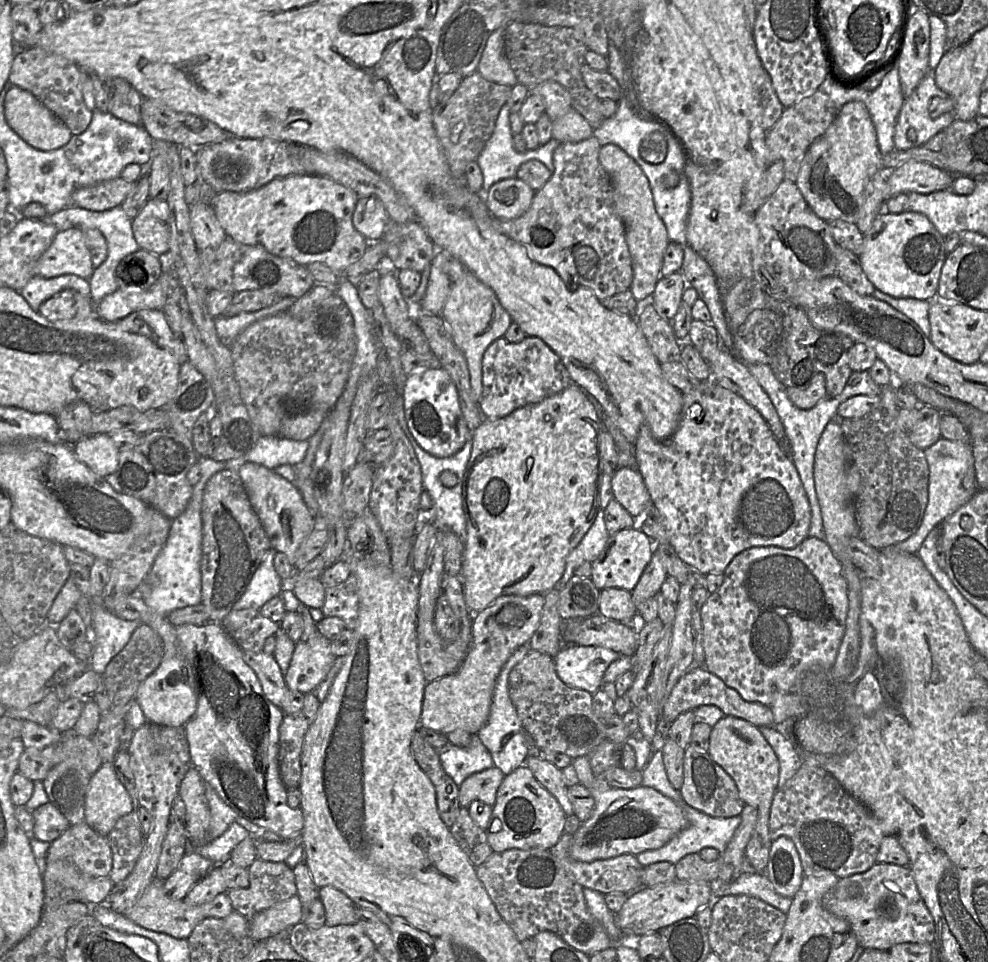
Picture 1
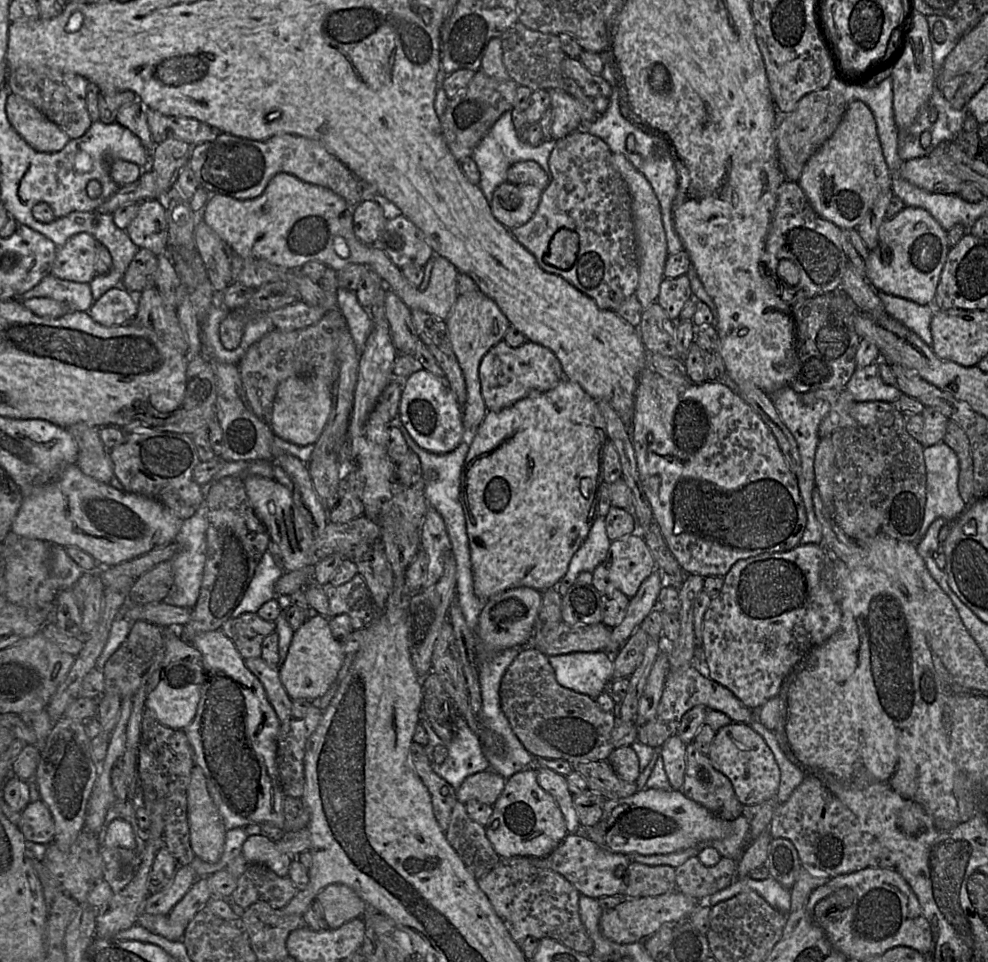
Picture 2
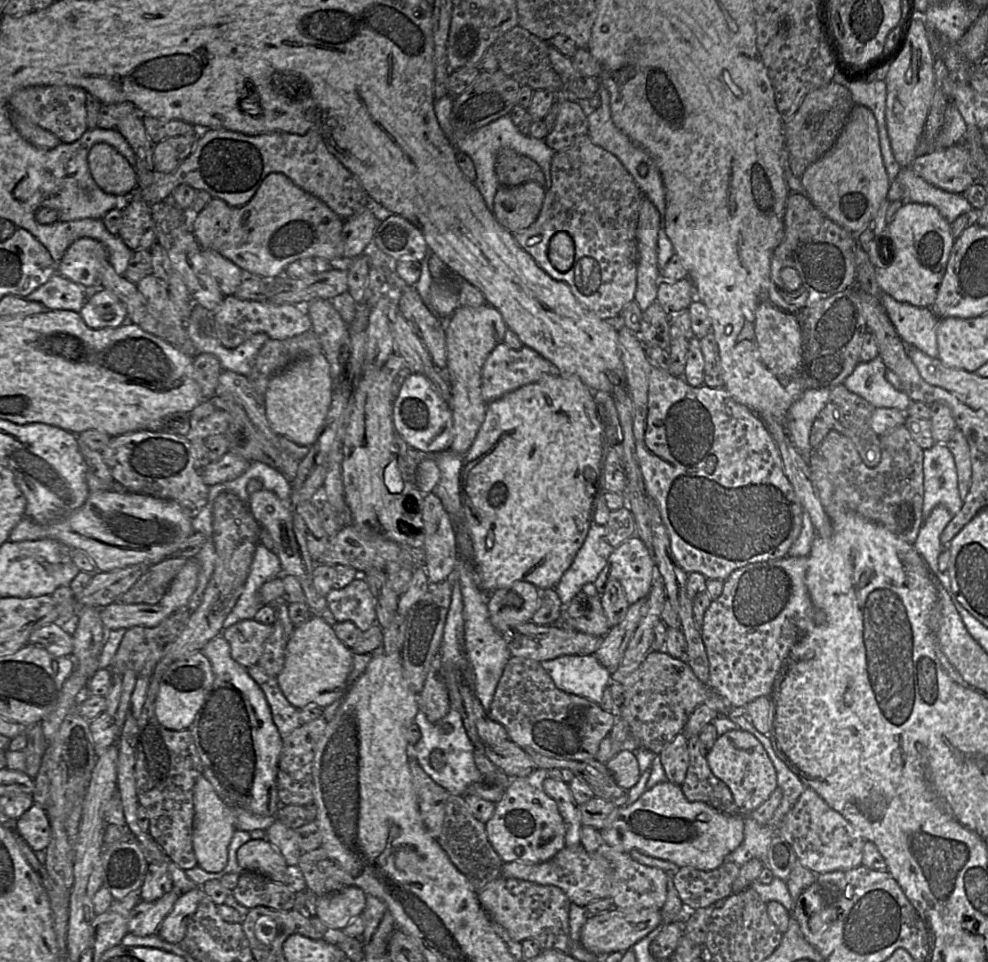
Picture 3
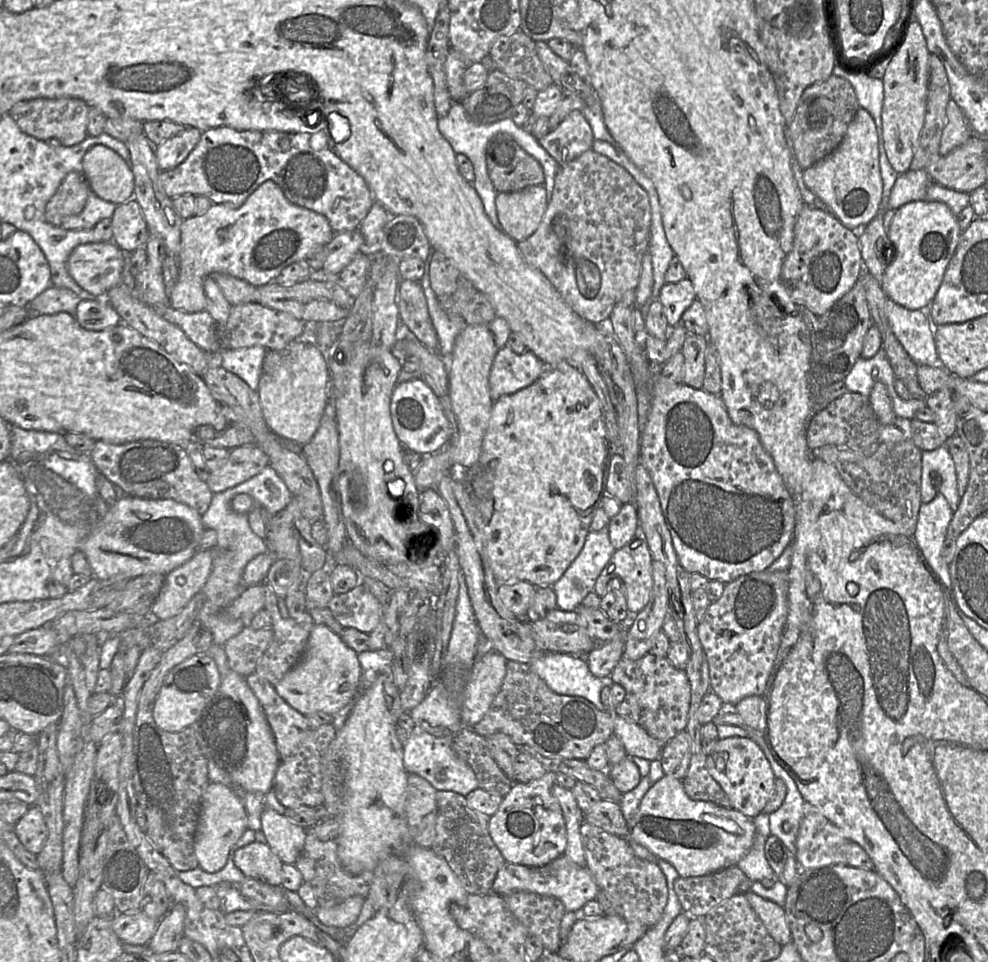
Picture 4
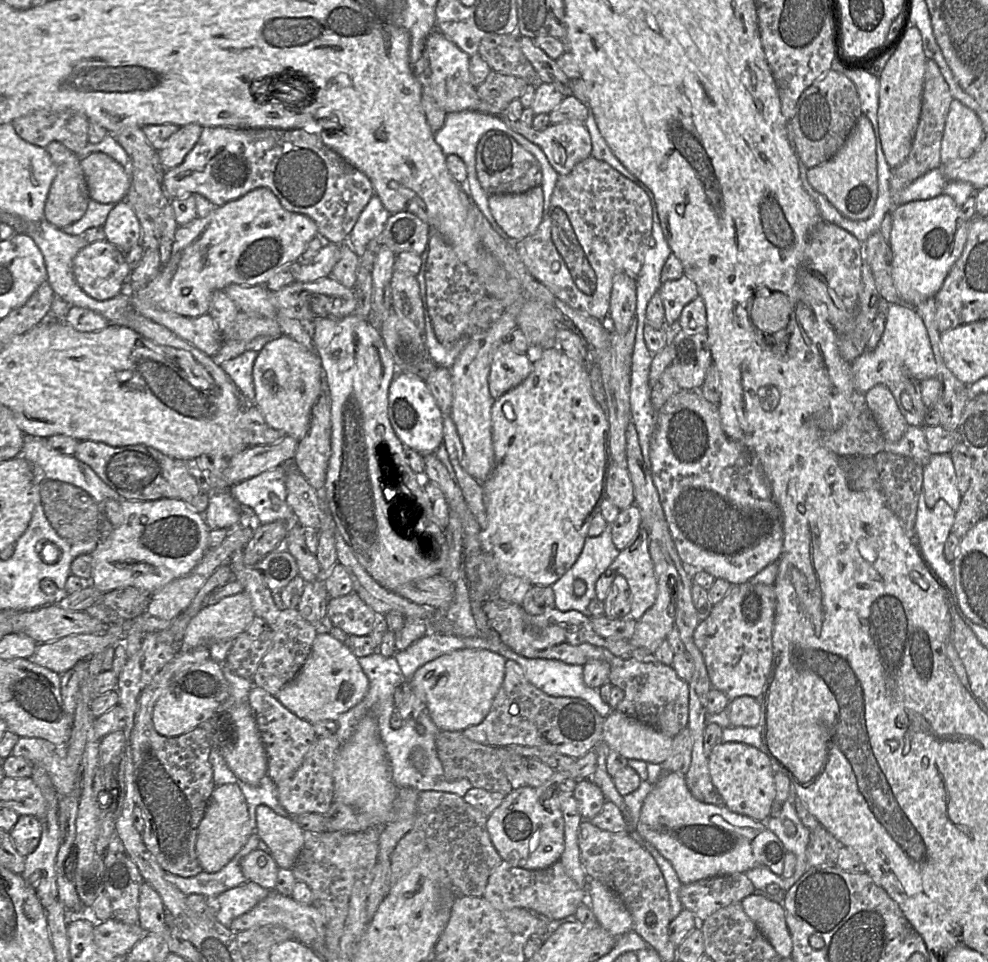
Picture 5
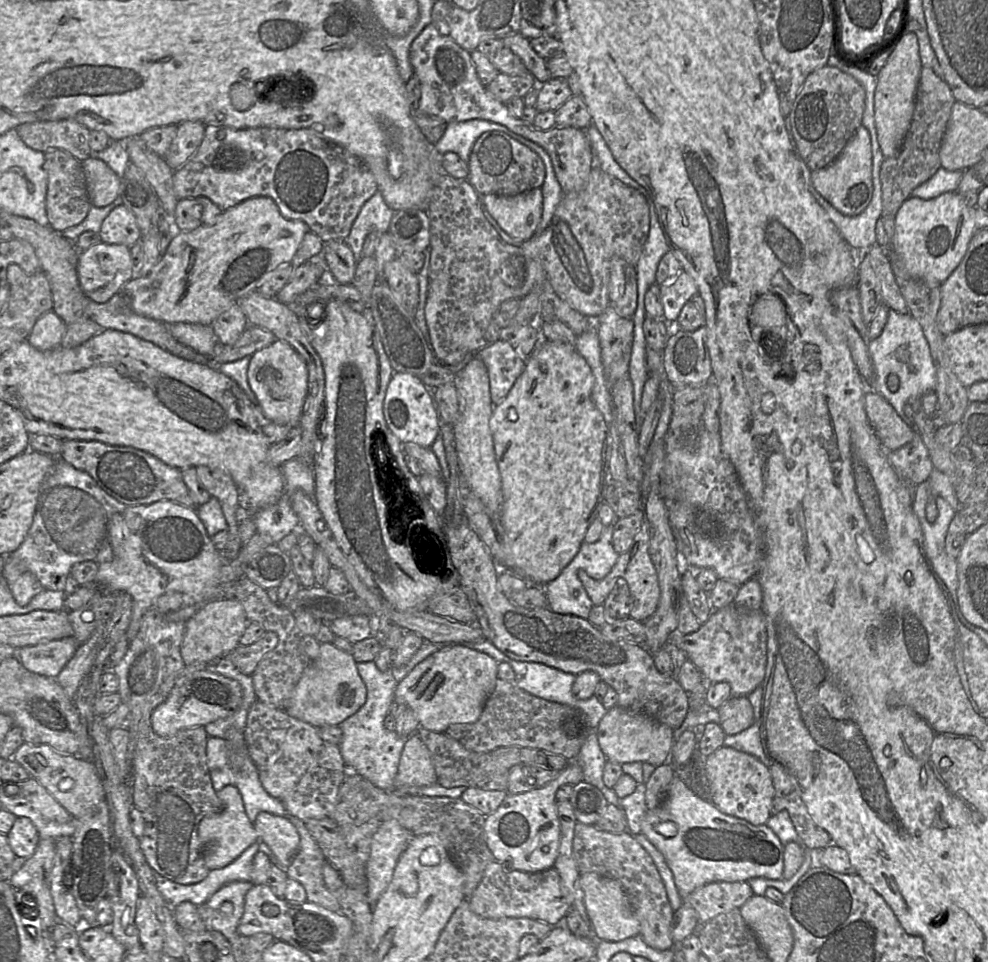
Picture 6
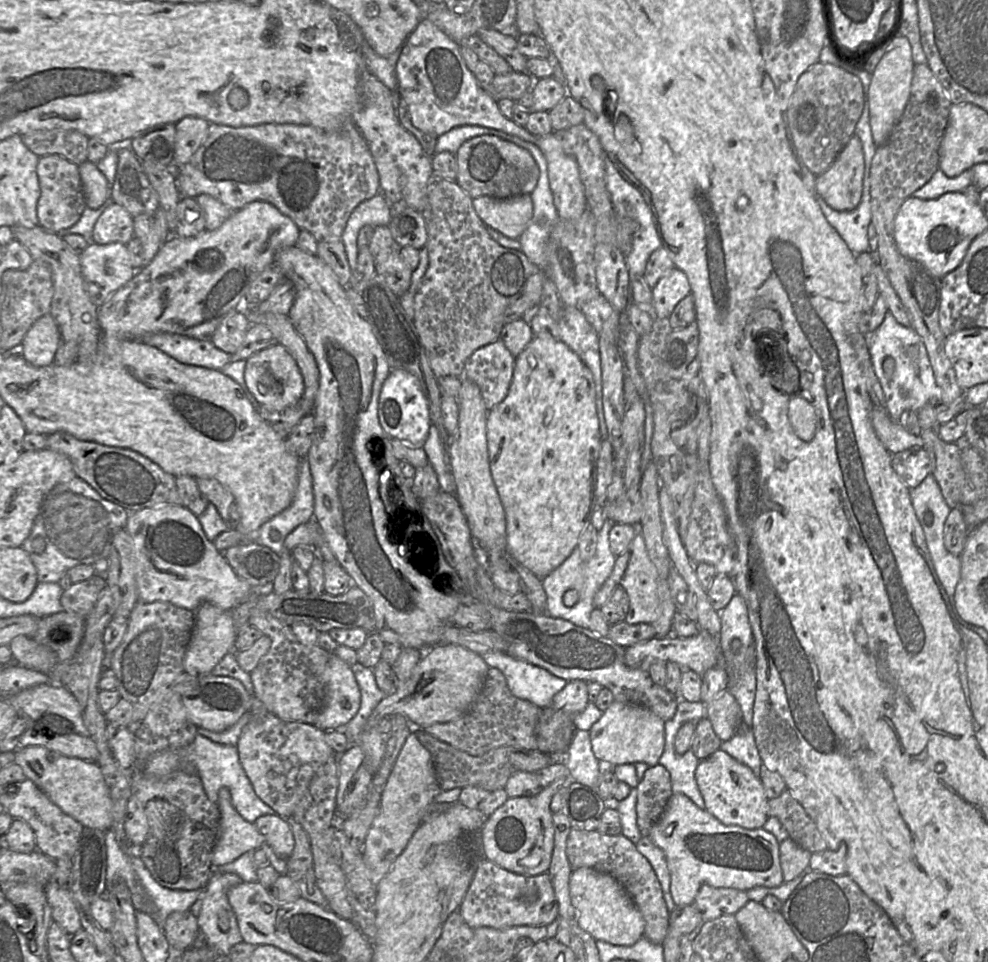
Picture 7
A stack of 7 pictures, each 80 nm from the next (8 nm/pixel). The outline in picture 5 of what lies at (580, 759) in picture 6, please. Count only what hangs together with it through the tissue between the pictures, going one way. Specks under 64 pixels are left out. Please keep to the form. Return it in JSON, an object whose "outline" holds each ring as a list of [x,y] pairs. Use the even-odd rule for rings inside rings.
{"outline":[[[598,744],[595,749],[597,753],[597,766],[596,770],[588,779],[596,784],[603,792],[606,800],[613,802],[622,812],[622,815],[627,823],[628,831],[635,831],[632,817],[625,805],[623,796],[618,793],[612,777],[608,774],[606,768],[608,750],[605,744]]]}

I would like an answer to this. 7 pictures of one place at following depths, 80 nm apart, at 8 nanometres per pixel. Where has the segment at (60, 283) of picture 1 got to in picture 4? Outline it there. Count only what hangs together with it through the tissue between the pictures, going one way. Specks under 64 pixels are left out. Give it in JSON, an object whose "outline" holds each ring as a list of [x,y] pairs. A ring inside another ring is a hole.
{"outline":[[[50,285],[35,297],[28,307],[32,311],[32,315],[53,315],[66,312],[75,316],[77,305],[81,301],[82,299],[73,291]]]}

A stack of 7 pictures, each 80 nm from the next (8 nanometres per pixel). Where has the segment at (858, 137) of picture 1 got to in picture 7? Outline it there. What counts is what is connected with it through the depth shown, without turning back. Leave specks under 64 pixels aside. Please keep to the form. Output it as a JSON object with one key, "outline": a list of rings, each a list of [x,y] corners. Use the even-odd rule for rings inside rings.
{"outline":[[[853,135],[833,164],[816,176],[816,192],[836,211],[853,210],[862,199],[864,171],[862,143]]]}

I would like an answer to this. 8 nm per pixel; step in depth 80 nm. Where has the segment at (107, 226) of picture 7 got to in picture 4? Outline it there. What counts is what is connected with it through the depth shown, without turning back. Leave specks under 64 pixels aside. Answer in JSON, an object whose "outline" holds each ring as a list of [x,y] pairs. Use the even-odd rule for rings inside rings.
{"outline":[[[134,199],[117,205],[111,217],[112,242],[126,254],[145,247],[150,233],[138,202]]]}

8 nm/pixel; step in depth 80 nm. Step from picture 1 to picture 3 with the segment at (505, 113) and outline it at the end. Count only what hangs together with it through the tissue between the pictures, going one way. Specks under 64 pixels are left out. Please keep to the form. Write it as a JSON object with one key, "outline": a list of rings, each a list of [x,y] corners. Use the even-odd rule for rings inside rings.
{"outline":[[[509,115],[503,116],[498,120],[468,134],[462,140],[455,142],[454,148],[457,152],[463,152],[472,159],[477,174],[476,180],[473,183],[478,188],[479,192],[485,200],[488,209],[492,213],[494,210],[494,198],[498,189],[500,188],[500,184],[495,172],[495,163],[498,152],[502,148],[510,148],[517,153],[534,160],[544,173],[546,181],[544,186],[545,192],[548,191],[552,186],[550,169],[555,151],[548,147],[543,140],[535,139],[530,135],[522,135],[518,130],[518,126],[513,123]]]}

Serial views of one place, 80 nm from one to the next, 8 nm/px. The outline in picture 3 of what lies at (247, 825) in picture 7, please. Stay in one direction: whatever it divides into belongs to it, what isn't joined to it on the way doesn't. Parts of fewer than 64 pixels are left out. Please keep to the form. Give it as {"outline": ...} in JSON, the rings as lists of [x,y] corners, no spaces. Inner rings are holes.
{"outline":[[[200,775],[193,788],[193,834],[192,847],[197,865],[207,872],[220,872],[227,863],[228,846],[236,830],[236,814],[215,792],[212,784]]]}

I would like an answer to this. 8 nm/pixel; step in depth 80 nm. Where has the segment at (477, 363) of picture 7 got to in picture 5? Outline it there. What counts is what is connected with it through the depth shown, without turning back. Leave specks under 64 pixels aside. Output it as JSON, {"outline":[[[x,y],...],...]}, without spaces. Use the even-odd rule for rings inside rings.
{"outline":[[[506,341],[494,351],[489,374],[489,390],[497,400],[522,383],[533,369],[533,356],[517,352]]]}

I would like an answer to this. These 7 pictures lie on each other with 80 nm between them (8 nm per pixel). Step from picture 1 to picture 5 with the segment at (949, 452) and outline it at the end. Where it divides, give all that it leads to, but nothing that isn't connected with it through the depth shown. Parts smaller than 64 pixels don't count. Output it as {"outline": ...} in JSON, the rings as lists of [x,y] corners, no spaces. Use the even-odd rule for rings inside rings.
{"outline":[[[950,453],[932,454],[923,468],[923,493],[928,508],[933,508],[939,499],[944,499],[956,512],[961,503],[961,494],[957,486],[957,477]]]}

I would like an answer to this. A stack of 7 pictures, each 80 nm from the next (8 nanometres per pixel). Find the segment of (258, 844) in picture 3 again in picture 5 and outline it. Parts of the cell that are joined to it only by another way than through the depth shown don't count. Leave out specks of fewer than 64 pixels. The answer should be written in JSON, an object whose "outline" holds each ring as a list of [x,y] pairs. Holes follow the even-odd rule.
{"outline":[[[257,848],[241,860],[240,867],[247,881],[274,890],[279,867],[270,853]]]}

